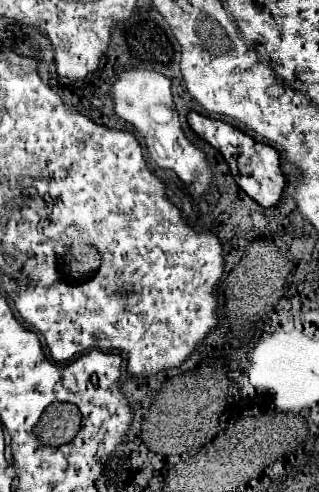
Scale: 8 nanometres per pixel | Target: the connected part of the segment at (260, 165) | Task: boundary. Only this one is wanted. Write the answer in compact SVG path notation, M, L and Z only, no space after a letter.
M196 111L188 113L188 123L190 127L204 139L208 141L214 149L218 149L224 159L228 161L236 183L262 207L278 207L284 201L284 189L288 185L288 177L282 173L282 165L280 165L280 153L264 143L254 141L250 135L242 133L240 129L232 127L230 123L218 121L218 119L210 119L204 117Z

